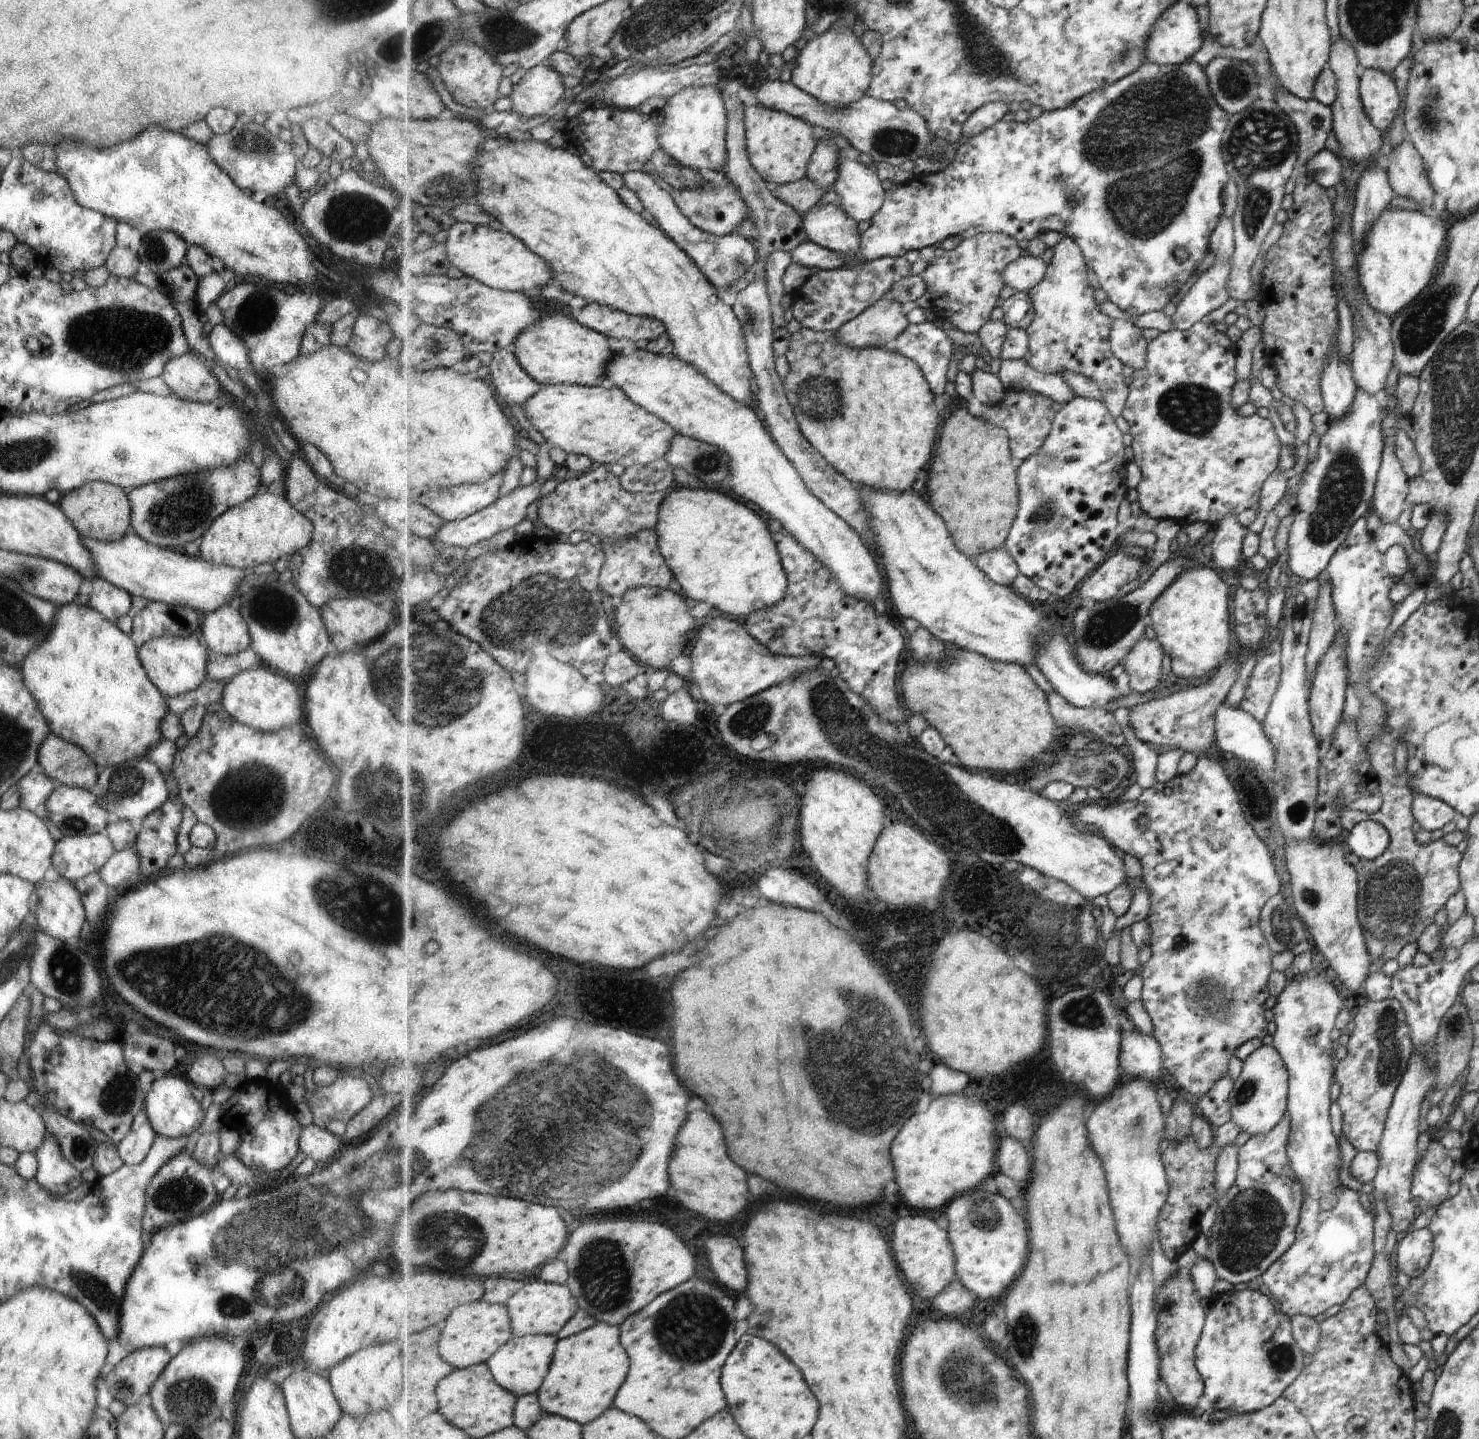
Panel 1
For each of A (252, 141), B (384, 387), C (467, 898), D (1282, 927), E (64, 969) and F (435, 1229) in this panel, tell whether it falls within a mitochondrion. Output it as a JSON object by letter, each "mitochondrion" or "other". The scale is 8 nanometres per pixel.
{"A":"mitochondrion","B":"other","C":"other","D":"mitochondrion","E":"mitochondrion","F":"mitochondrion"}

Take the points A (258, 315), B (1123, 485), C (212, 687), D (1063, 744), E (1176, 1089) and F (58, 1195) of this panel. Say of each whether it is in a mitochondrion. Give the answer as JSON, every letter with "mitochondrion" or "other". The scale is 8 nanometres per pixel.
{"A":"mitochondrion","B":"other","C":"other","D":"other","E":"other","F":"other"}

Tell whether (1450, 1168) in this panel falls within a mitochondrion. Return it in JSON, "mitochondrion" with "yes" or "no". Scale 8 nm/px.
{"mitochondrion":"no"}

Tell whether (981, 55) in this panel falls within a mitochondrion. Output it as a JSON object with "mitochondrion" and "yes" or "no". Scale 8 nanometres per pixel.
{"mitochondrion":"yes"}

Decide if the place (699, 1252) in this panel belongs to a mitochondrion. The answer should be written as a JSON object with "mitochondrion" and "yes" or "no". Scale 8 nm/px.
{"mitochondrion":"no"}

